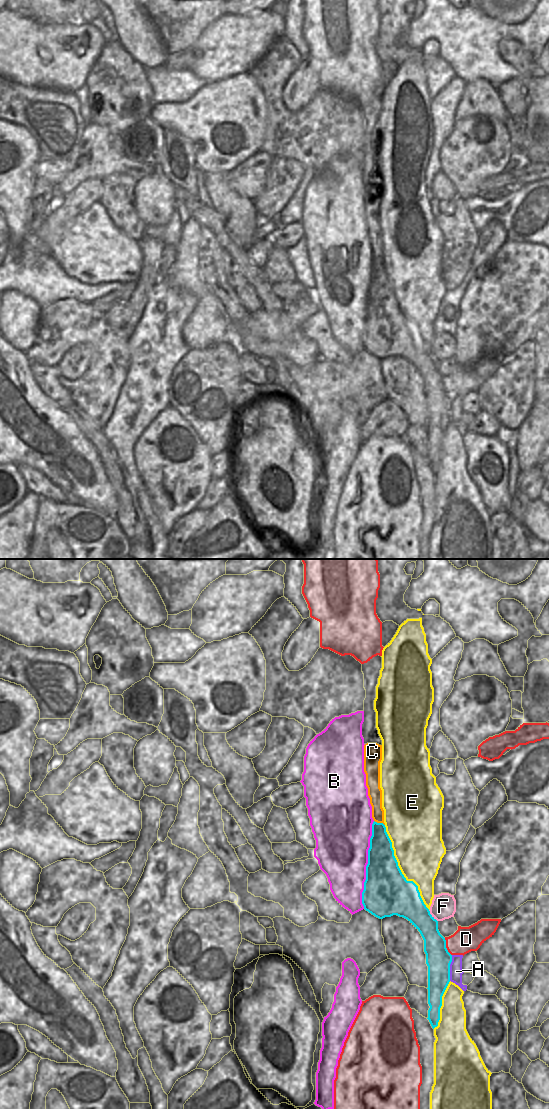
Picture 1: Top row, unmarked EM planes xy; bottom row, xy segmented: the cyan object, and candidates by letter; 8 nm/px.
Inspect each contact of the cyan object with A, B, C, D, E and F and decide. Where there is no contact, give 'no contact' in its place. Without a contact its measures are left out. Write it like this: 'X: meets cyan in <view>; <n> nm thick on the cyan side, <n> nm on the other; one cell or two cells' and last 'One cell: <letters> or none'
A: meets cyan in xy; 200 nm thick on the cyan side, 100 nm on the other; two cells
B: meets cyan in xy; 360 nm thick on the cyan side, 420 nm on the other; two cells
C: meets cyan in xy; 200 nm thick on the cyan side, 110 nm on the other; two cells
D: meets cyan in xy; 200 nm thick on the cyan side, 200 nm on the other; two cells
E: meets cyan in xy; 380 nm thick on the cyan side, 400 nm on the other; two cells
F: meets cyan in xy; 260 nm thick on the cyan side, 200 nm on the other; two cells
One cell: none

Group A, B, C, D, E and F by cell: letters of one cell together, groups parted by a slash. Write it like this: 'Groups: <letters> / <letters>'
Groups: A / B / C / D / E / F.

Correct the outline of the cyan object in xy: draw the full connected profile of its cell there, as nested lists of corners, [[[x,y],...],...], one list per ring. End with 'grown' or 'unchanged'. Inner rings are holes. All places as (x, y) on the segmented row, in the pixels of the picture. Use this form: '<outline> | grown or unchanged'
[[[373,822],[366,880],[362,892],[364,909],[379,919],[397,915],[407,919],[421,934],[428,966],[428,1020],[434,1029],[440,1020],[442,996],[450,982],[452,955],[438,930],[438,921],[424,904],[418,886],[407,881],[394,856],[383,823]]] | unchanged

